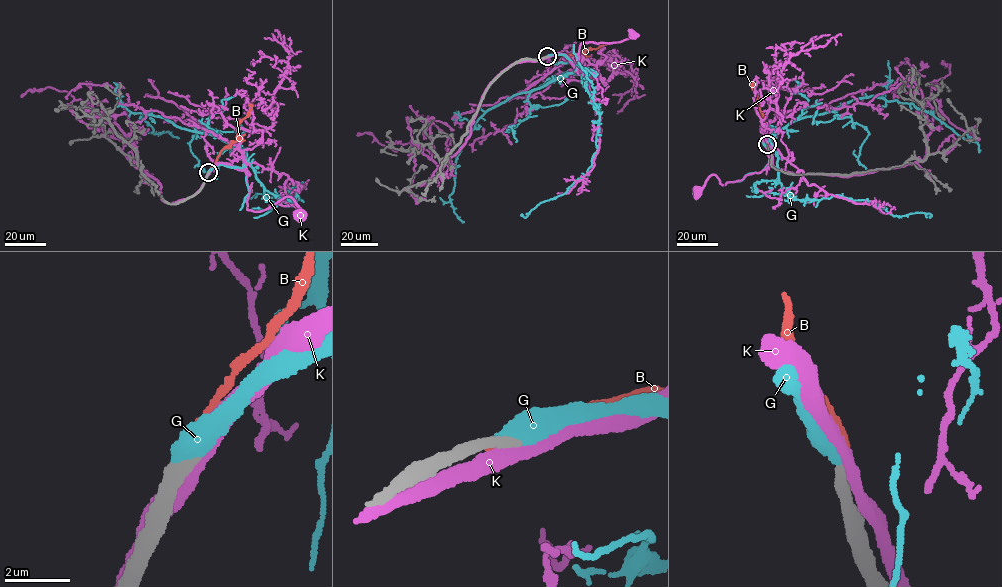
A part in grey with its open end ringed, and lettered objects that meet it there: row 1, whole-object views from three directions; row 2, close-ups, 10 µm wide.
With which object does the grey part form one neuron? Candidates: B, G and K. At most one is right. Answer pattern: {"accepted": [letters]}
{"accepted": ["G"]}

